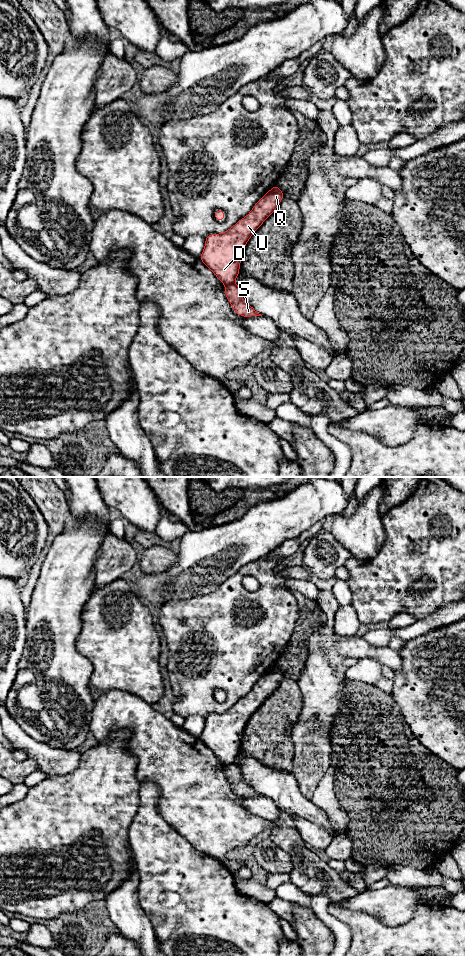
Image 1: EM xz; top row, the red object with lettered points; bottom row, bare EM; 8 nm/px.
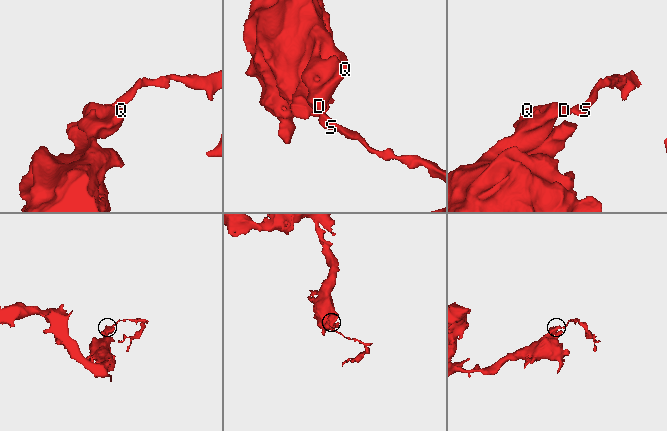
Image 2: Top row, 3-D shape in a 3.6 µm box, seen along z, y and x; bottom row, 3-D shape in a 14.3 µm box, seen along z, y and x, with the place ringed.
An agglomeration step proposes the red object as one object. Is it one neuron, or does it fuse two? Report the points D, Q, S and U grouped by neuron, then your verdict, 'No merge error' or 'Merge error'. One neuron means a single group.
Groups: D Q U / S. Merge error

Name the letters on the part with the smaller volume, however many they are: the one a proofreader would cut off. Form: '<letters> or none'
S

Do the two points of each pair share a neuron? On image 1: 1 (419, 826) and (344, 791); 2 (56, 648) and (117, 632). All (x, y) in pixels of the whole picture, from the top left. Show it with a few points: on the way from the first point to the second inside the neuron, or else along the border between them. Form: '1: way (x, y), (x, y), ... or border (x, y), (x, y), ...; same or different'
1: way (400, 815), (379, 815), (371, 812), (363, 804); same
2: border (81, 620), (76, 649), (90, 662); different

